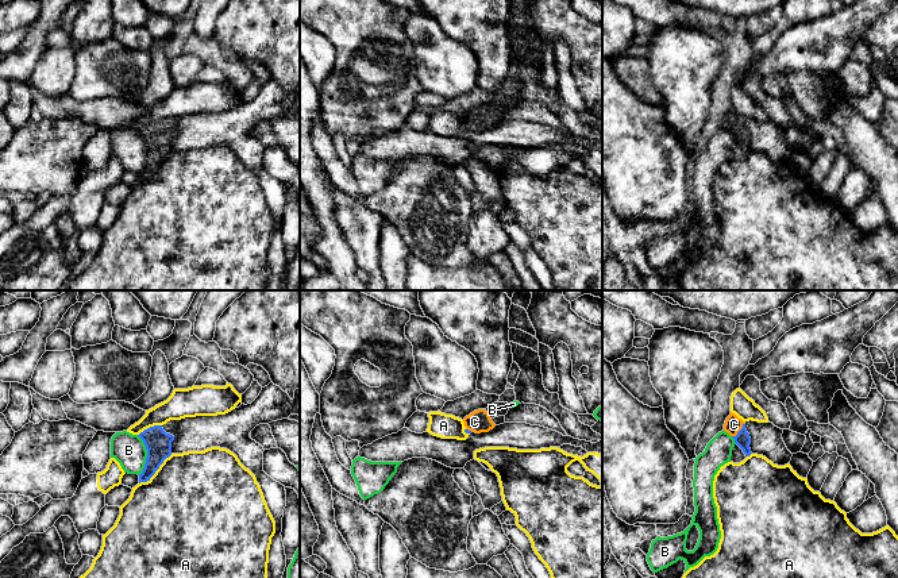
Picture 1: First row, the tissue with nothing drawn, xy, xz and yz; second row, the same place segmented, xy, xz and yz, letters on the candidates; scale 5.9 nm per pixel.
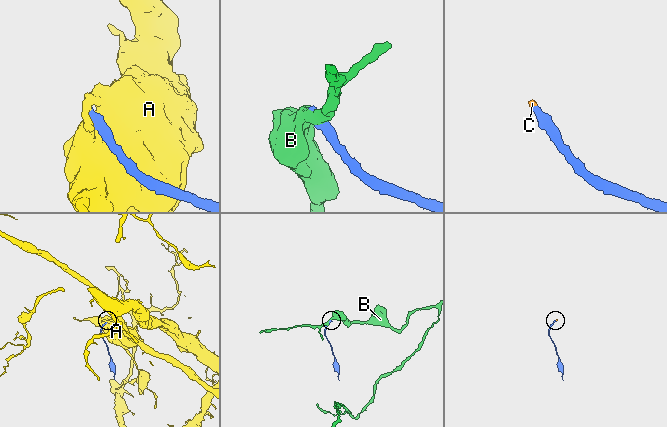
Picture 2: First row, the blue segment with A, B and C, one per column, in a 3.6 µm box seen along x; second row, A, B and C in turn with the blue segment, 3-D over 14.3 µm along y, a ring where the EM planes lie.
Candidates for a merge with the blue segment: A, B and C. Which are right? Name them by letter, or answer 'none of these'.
C

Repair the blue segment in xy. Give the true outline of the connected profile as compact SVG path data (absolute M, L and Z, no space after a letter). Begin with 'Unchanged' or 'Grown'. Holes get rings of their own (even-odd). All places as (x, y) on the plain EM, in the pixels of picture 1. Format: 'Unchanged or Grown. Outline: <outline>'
Unchanged. Outline: M154 123L138 132L147 147L147 155L143 169L139 172L139 181L147 180L159 166L166 155L171 153L171 139L174 134L166 131L162 123Z

